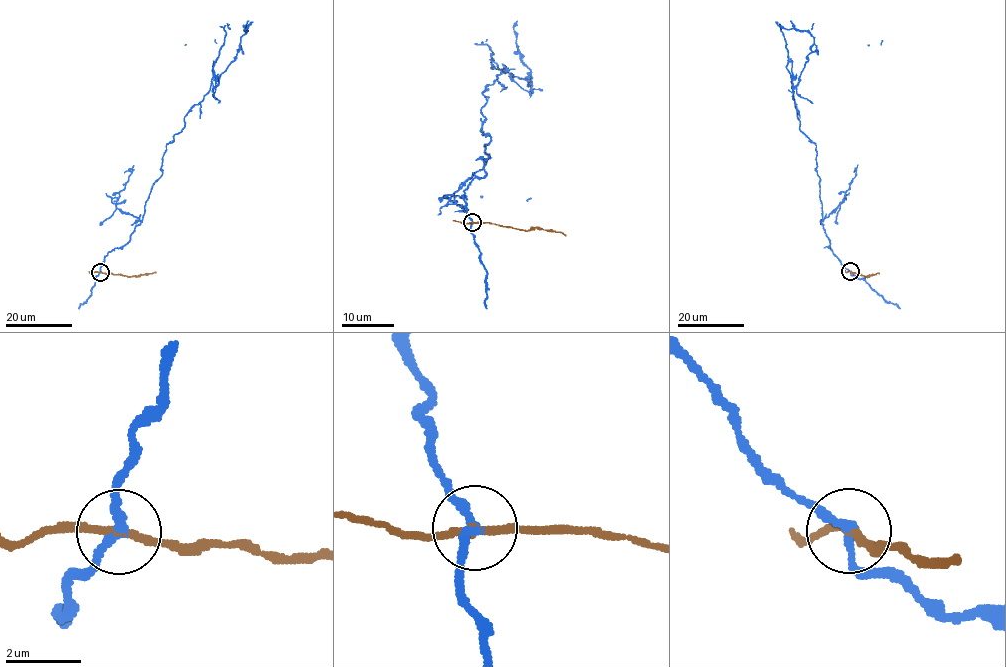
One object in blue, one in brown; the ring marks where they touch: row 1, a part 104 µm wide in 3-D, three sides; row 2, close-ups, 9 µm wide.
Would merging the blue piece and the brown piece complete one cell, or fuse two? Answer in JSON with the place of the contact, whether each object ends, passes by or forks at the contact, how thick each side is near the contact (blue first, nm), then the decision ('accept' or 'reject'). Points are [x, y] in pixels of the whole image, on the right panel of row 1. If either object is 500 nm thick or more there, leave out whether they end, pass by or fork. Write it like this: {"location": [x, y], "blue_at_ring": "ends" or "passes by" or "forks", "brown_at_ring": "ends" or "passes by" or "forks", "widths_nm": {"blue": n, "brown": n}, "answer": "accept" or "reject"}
{"location": [850, 271], "blue_at_ring": "passes by", "brown_at_ring": "passes by", "widths_nm": {"blue": 240, "brown": 200}, "answer": "reject"}

